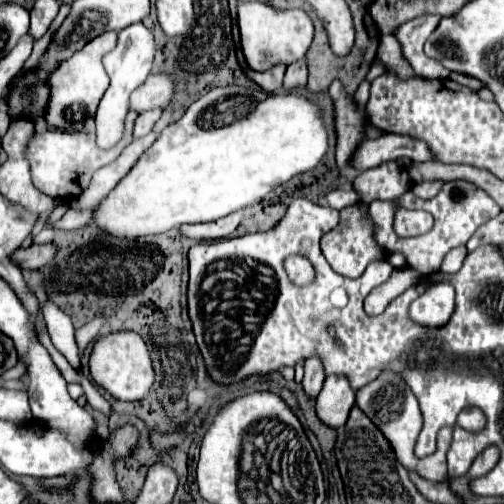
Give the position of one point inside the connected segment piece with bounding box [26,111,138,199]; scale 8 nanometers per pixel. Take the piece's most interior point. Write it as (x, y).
(62, 163)

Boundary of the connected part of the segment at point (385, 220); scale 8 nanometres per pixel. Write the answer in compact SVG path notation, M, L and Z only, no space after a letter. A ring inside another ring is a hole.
M448 181L442 185L440 193L428 201L418 199L411 191L407 191L396 201L380 201L378 199L378 201L370 203L370 217L374 221L378 245L382 245L388 253L394 253L394 251L404 253L406 263L424 275L440 271L440 265L442 265L446 253L454 247L466 245L466 241L472 237L472 233L482 223L496 217L498 213L500 213L500 207L496 205L496 201L486 191L482 191L480 187L476 187L470 181ZM398 207L428 211L434 217L434 227L428 233L418 235L418 237L398 237L396 231L392 229L392 217L398 211Z

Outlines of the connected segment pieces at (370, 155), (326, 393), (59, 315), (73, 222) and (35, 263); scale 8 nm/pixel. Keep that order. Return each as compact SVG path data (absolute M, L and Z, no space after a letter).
M386 133L378 139L364 139L352 159L354 169L370 169L378 167L386 161L396 161L400 157L408 157L414 163L434 161L436 155L424 141L414 137L406 137L400 133Z
M330 375L326 377L324 387L316 399L316 413L326 425L340 427L346 423L354 403L356 391L350 387L348 377Z
M50 299L44 301L42 315L44 315L44 321L48 325L48 333L50 333L50 339L52 339L54 347L70 361L70 365L74 369L78 369L78 365L80 365L80 355L78 353L80 351L78 351L78 345L76 345L76 339L74 339L76 329L72 325L72 319Z
M84 209L84 211L66 211L66 217L62 217L58 223L54 225L48 225L48 227L54 227L54 229L78 229L78 227L84 227L92 221L92 215L94 215L94 209Z
M44 243L44 245L32 245L28 249L18 249L14 255L10 255L10 261L14 261L22 269L40 269L46 263L54 261L58 251L58 245Z

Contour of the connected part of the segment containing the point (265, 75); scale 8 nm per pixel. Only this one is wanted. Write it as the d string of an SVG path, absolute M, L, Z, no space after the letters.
M274 65L274 69L268 69L268 71L254 71L254 69L244 69L246 75L256 81L262 89L266 89L268 93L276 93L282 89L282 79L284 79L284 71L286 71L286 65Z

